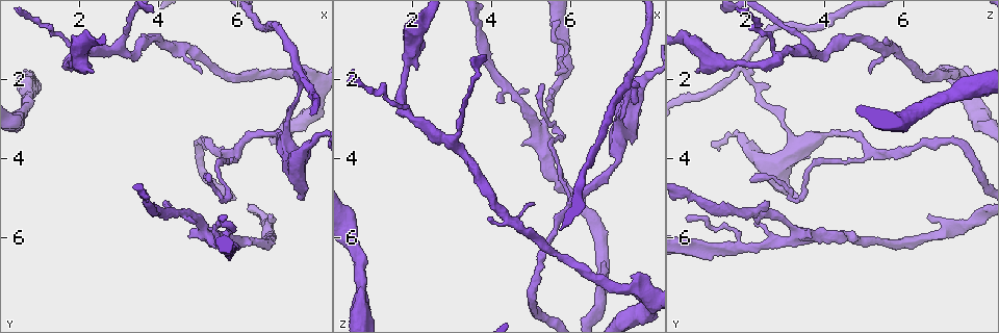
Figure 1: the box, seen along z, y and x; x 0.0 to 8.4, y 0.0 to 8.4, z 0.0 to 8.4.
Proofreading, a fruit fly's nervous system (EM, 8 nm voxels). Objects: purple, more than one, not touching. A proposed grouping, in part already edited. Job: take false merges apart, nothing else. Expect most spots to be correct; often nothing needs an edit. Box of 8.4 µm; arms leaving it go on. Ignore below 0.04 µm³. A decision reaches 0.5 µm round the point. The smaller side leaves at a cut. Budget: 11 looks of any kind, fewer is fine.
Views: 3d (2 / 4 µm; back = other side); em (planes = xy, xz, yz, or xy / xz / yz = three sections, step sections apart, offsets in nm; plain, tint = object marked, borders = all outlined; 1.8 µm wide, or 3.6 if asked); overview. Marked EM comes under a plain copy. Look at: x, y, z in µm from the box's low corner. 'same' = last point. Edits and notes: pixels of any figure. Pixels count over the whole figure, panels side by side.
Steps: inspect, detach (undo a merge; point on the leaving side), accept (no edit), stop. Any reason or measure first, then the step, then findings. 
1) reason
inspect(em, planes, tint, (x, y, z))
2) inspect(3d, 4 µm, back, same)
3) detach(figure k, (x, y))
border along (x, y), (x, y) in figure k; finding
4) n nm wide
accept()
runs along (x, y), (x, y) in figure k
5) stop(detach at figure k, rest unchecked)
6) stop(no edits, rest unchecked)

two arms in line, one across
inspect(em, planes, tint, (7.55, 1.75, 1.90))

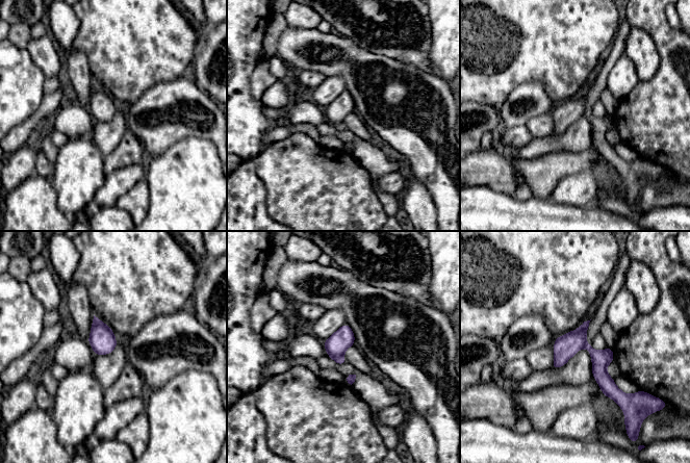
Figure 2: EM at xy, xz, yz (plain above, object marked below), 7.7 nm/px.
170 nm wide
detach(figure 2, (337, 343))
border along (329, 355), (334, 357), (342, 356) in figure 2; two neurons meet here

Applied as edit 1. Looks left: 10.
abrupt turn
inspect(3d, 4 µm, (7.20, 3.70, 3.40))

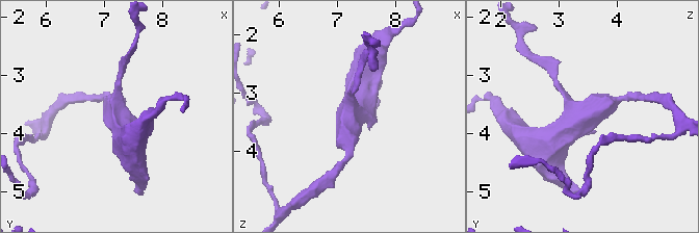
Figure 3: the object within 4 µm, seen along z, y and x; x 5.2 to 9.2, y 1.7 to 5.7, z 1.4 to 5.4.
need the tissue
inspect(em, yz, step 4, tint, (7.15, 3.70, 3.35))

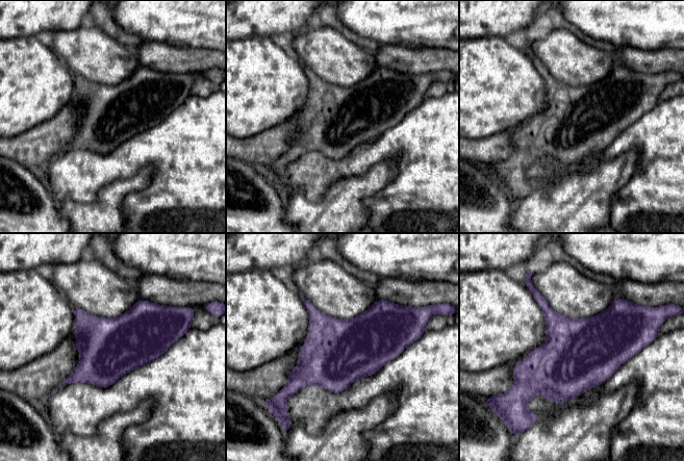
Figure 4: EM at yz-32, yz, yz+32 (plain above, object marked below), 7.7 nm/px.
accept()
all the same neuron

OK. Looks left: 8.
three arms meet
inspect(em, xy, step 8, tint, (5.20, 5.90, 3.30))

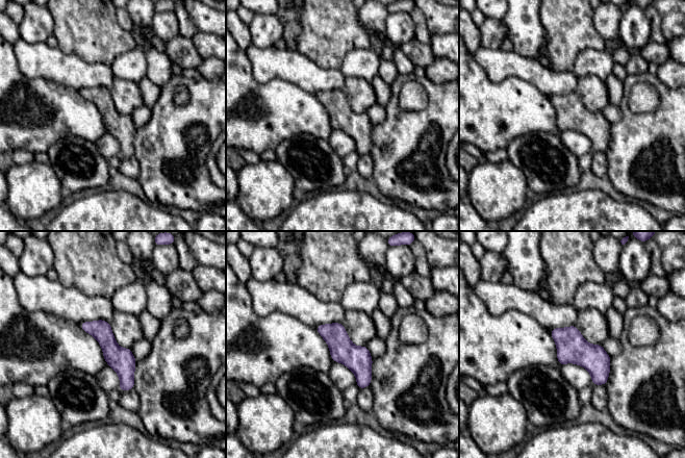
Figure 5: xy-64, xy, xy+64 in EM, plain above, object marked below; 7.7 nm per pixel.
inspect(em, planes, borders, same)

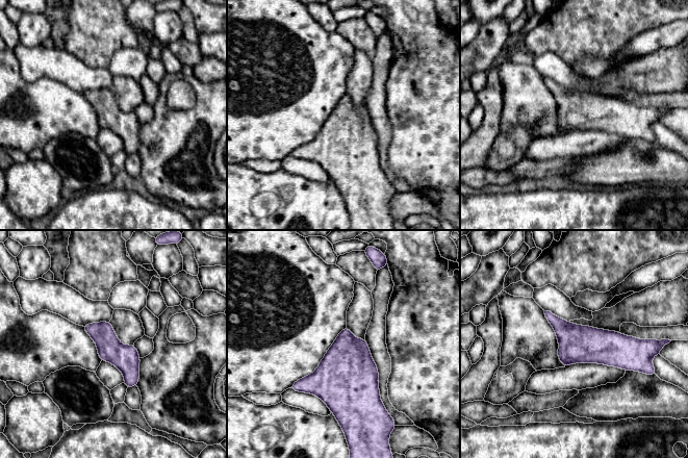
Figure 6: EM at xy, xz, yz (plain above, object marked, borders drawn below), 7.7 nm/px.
accept()
runs along (548, 313), (578, 344), (639, 341) in figure 6; all the same neuron

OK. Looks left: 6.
calibre changes
inspect(em, planes, tint, (7.55, 1.85, 7.35))

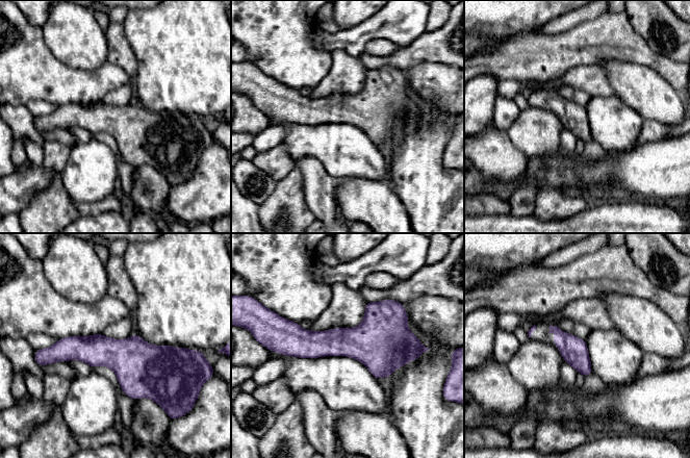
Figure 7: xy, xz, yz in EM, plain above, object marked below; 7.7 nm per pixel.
accept()
continuous, no second neuron

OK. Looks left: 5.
stop(detach at figure 2, rest unchecked)

